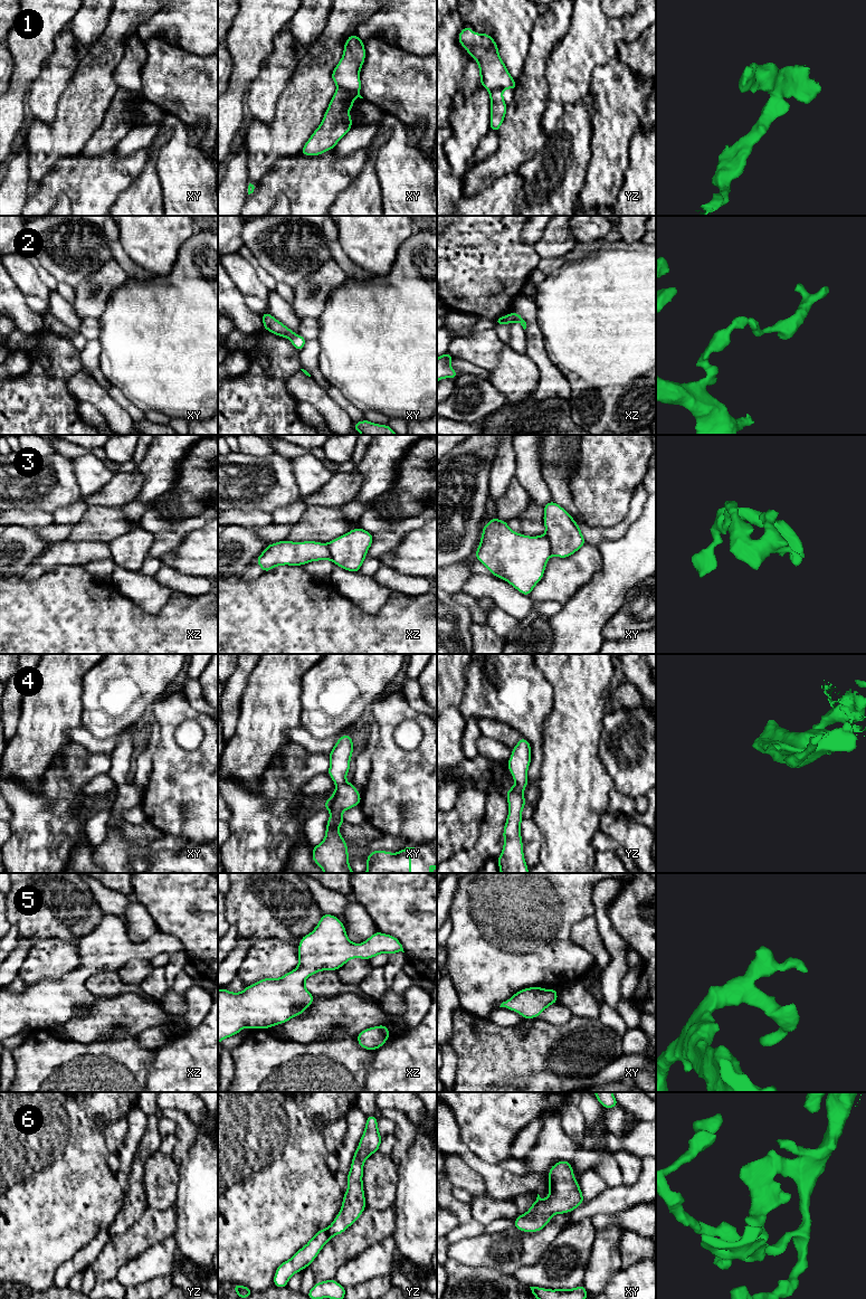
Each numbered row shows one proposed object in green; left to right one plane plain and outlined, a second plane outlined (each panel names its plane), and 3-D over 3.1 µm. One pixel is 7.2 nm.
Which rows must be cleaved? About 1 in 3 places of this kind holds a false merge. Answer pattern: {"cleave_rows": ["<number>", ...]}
{"cleave_rows": ["1", "3"]}

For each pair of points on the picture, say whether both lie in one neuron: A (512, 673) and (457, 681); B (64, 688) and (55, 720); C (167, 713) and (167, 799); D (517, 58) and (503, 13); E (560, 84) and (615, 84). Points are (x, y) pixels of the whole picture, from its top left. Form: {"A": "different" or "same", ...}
{"A": "different", "B": "same", "C": "same", "D": "same", "E": "different"}

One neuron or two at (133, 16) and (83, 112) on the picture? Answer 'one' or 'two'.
one

